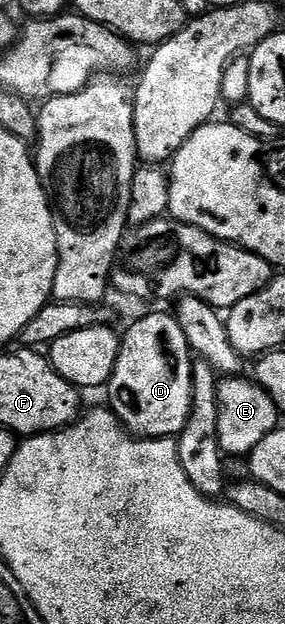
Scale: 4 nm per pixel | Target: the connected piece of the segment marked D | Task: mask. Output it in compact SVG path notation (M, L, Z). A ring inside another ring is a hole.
M173 314L146 315L143 319L136 320L127 329L126 335L124 331L121 340L122 348L118 354L116 369L108 384L110 410L131 436L140 439L168 439L181 435L192 409L196 362L188 345L188 337L184 337L184 329L180 329L177 318Z

